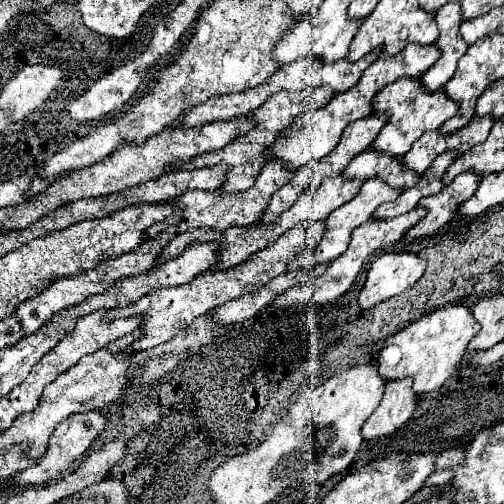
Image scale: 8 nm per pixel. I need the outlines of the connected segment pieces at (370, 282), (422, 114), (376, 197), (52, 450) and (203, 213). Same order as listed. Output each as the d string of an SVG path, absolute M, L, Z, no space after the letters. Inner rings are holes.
M384 253L372 261L366 283L358 295L362 311L404 293L426 270L426 261L414 253Z
M400 79L382 91L376 93L372 99L372 113L388 113L388 121L370 145L372 151L392 157L404 157L416 139L420 139L428 131L436 131L442 123L456 115L456 103L444 99L444 91L436 91L434 95L424 95L420 87L416 87L416 79Z
M368 179L368 181L360 187L360 191L356 193L356 197L354 197L352 201L348 201L348 203L342 205L342 207L338 207L336 211L332 211L332 213L326 217L326 221L324 221L326 231L324 231L324 235L322 235L322 239L313 253L315 263L321 264L332 261L342 255L342 253L346 251L346 247L348 247L348 239L350 239L352 229L356 229L356 227L360 227L362 223L366 223L366 221L370 219L372 211L374 211L378 205L382 205L382 203L386 203L386 201L394 201L400 193L402 193L402 189L388 187L388 185L386 185L384 181L380 181L380 179Z
M88 411L88 413L76 413L76 415L70 415L68 419L64 419L64 423L60 423L56 427L56 431L52 433L50 441L48 441L48 449L46 453L36 461L36 465L24 469L24 471L18 471L16 475L12 475L6 483L8 487L30 487L30 485L40 485L40 483L46 483L50 479L56 479L60 477L62 473L66 471L72 471L72 467L76 467L78 459L84 455L84 451L90 447L90 443L96 439L96 435L104 429L104 415L100 415L98 411Z
M266 163L262 167L262 171L258 173L254 185L248 191L240 191L240 193L218 193L218 191L186 191L184 195L180 195L178 199L170 199L166 201L168 205L172 205L174 213L170 217L166 217L160 223L154 223L152 227L148 227L144 231L144 241L152 239L152 235L162 233L168 225L176 225L178 233L186 233L198 227L210 227L216 231L224 231L230 225L252 225L256 219L260 219L260 215L266 211L270 197L274 195L274 191L278 191L290 177L294 171L284 171L284 167L280 167L280 163Z

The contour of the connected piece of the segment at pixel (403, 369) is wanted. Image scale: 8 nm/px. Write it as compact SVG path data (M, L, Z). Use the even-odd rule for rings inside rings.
M444 305L386 339L384 347L380 349L376 357L378 373L384 379L412 377L414 379L412 389L416 395L438 391L446 383L446 379L452 375L452 371L460 365L466 345L478 331L480 331L480 325L474 321L472 311L468 307Z

